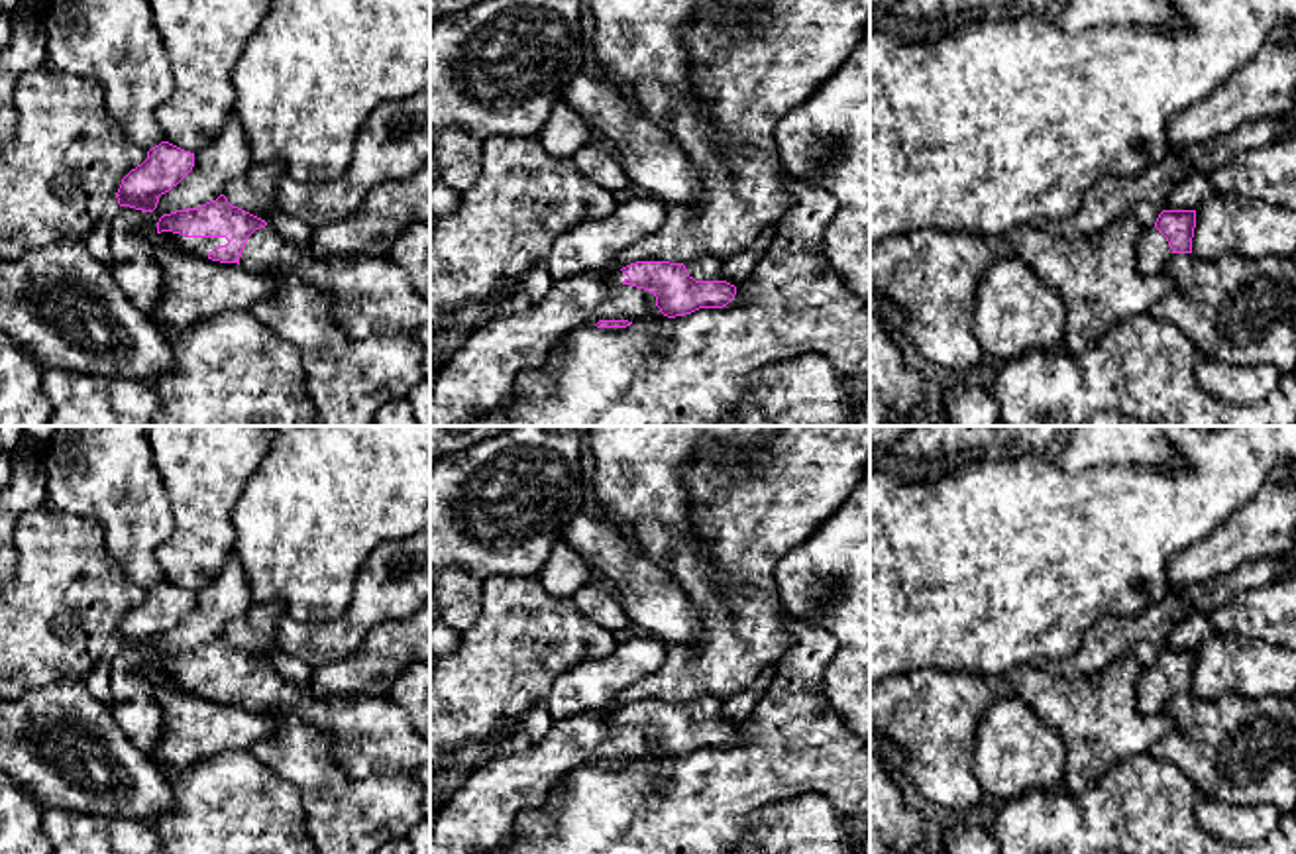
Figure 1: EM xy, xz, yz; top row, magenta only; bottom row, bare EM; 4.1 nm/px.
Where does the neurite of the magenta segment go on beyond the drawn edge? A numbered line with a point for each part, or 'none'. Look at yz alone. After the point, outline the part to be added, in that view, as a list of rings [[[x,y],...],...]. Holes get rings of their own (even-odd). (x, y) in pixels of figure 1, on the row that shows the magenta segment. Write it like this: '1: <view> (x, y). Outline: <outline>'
1: yz (1153, 252). Outline: [[[1145,228],[1137,243],[1137,265],[1145,275],[1161,275],[1168,263],[1172,249],[1166,238],[1155,228]]]

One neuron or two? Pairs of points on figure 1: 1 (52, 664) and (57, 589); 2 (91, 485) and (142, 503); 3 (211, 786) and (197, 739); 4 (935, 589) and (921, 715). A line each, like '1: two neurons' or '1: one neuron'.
1: one neuron
2: one neuron
3: two neurons
4: two neurons

